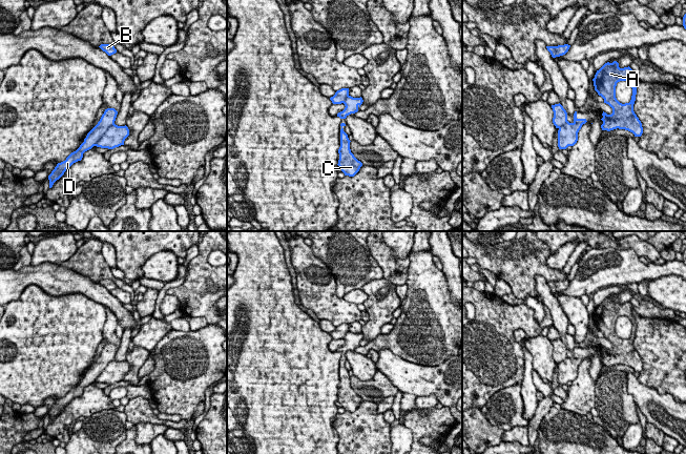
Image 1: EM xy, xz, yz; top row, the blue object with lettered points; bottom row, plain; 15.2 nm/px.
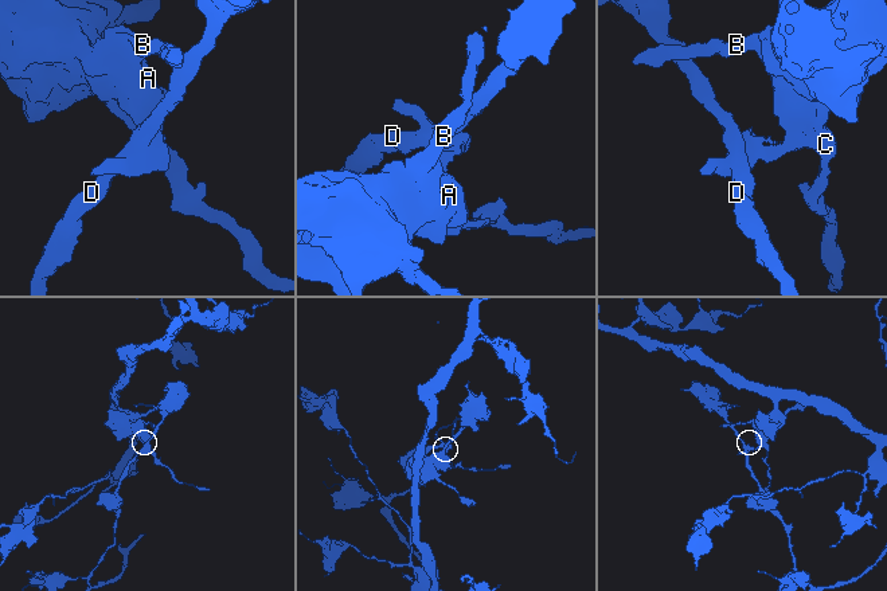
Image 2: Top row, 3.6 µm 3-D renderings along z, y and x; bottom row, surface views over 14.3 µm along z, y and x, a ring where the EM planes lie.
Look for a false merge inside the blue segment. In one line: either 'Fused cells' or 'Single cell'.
Fused cells

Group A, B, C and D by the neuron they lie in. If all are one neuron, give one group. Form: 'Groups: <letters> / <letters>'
Groups: A B C / D

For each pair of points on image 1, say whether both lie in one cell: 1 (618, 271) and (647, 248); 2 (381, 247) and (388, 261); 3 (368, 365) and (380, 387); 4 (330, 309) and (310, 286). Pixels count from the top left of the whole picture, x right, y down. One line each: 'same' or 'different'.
1: different
2: same
3: different
4: same

